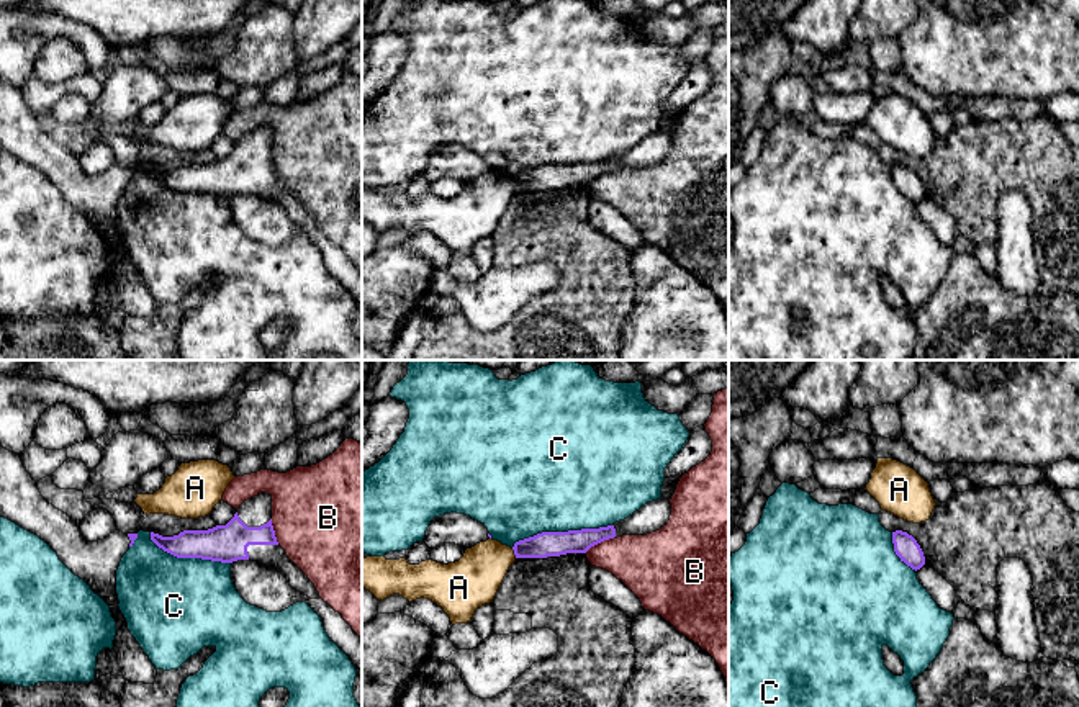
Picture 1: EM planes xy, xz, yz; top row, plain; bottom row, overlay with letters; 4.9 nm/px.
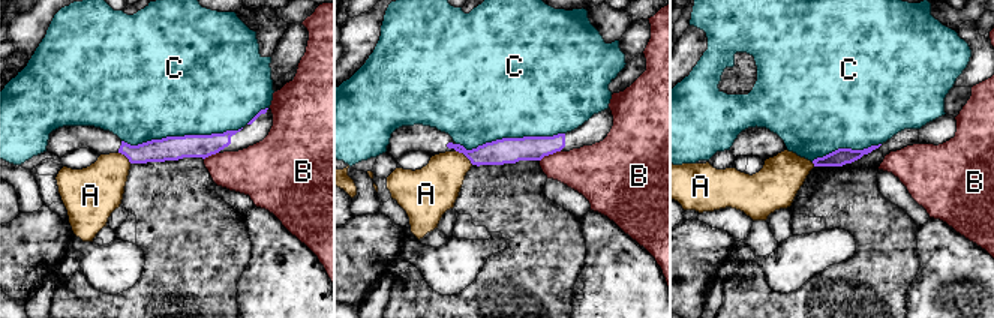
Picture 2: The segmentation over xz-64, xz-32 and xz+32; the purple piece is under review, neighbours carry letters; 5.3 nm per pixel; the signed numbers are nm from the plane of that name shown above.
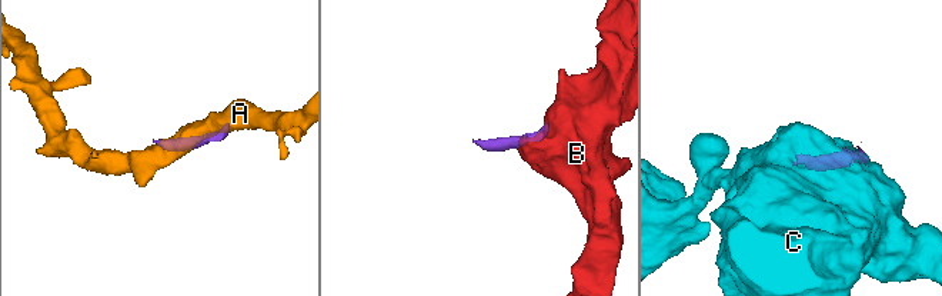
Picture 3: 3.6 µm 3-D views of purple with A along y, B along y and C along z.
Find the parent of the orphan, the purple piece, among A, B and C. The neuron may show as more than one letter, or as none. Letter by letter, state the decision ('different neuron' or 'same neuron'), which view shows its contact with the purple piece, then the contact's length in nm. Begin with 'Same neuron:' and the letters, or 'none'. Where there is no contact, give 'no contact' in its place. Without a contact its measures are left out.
Same neuron: none
A: different neuron | xz | 50 nm
B: different neuron | xz | 160 nm
C: different neuron | xz | 500 nm

